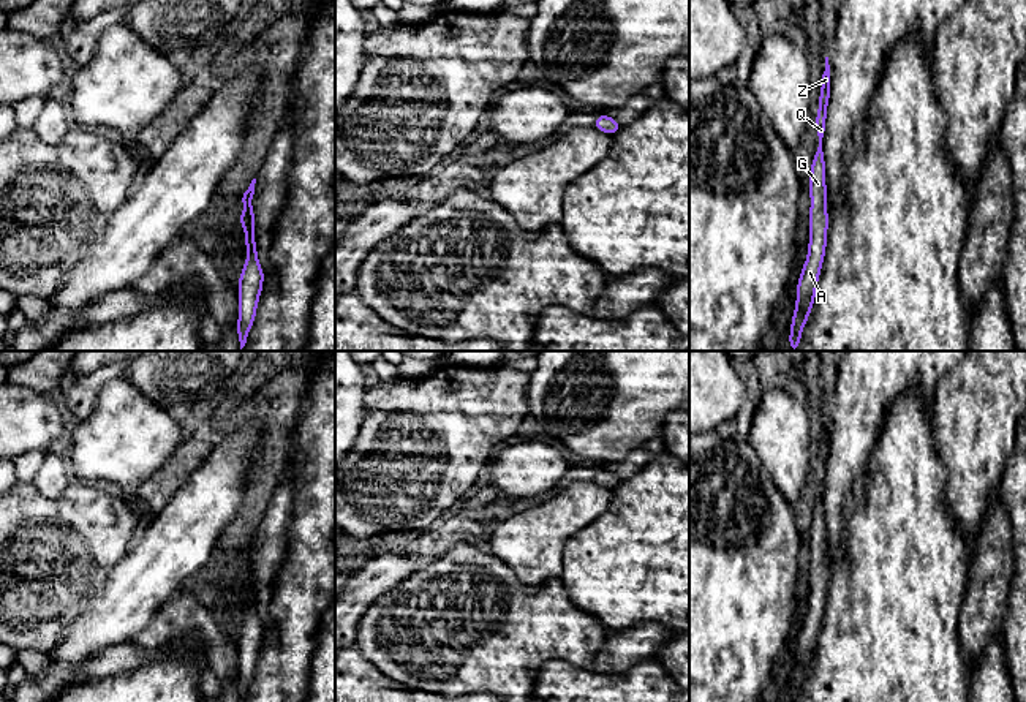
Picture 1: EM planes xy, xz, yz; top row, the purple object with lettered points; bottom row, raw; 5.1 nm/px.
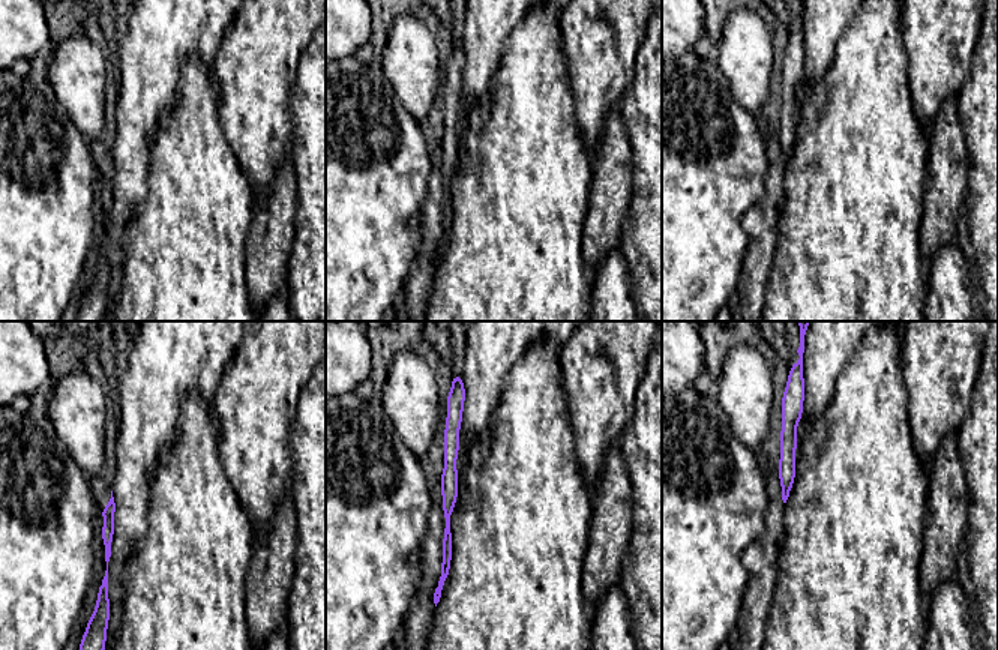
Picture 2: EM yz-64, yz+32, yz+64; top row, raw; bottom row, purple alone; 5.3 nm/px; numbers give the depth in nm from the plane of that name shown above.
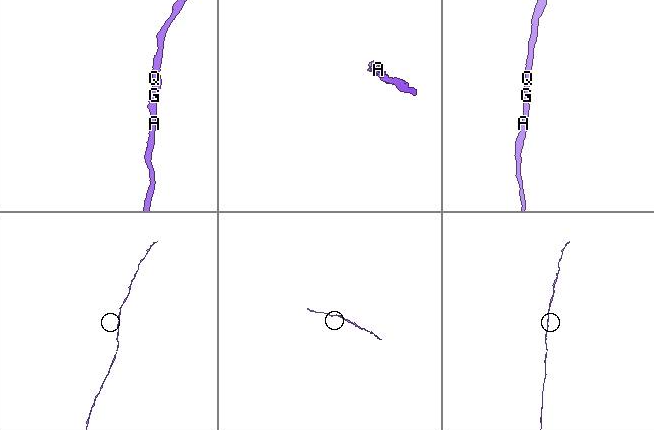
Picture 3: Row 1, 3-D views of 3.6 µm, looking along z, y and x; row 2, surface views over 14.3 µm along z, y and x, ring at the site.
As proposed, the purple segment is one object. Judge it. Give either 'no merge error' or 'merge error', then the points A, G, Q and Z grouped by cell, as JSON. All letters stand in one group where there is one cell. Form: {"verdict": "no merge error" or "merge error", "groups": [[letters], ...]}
{"verdict": "no merge error", "groups": [["A", "G", "Q", "Z"]]}

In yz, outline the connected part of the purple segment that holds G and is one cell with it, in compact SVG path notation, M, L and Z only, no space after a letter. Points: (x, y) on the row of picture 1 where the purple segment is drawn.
M825 57L825 71L822 74L819 108L816 114L816 133L817 149L811 163L809 183L809 242L808 255L803 264L798 283L797 283L797 300L790 323L789 345L792 351L797 351L803 327L806 326L808 316L814 305L817 291L817 281L824 264L827 248L827 231L828 231L828 212L827 212L827 185L825 185L825 160L824 160L824 138L827 108L830 101L830 65Z

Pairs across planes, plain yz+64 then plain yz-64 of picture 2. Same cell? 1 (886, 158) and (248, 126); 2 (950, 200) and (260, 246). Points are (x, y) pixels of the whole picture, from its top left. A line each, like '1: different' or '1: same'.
1: different
2: same

